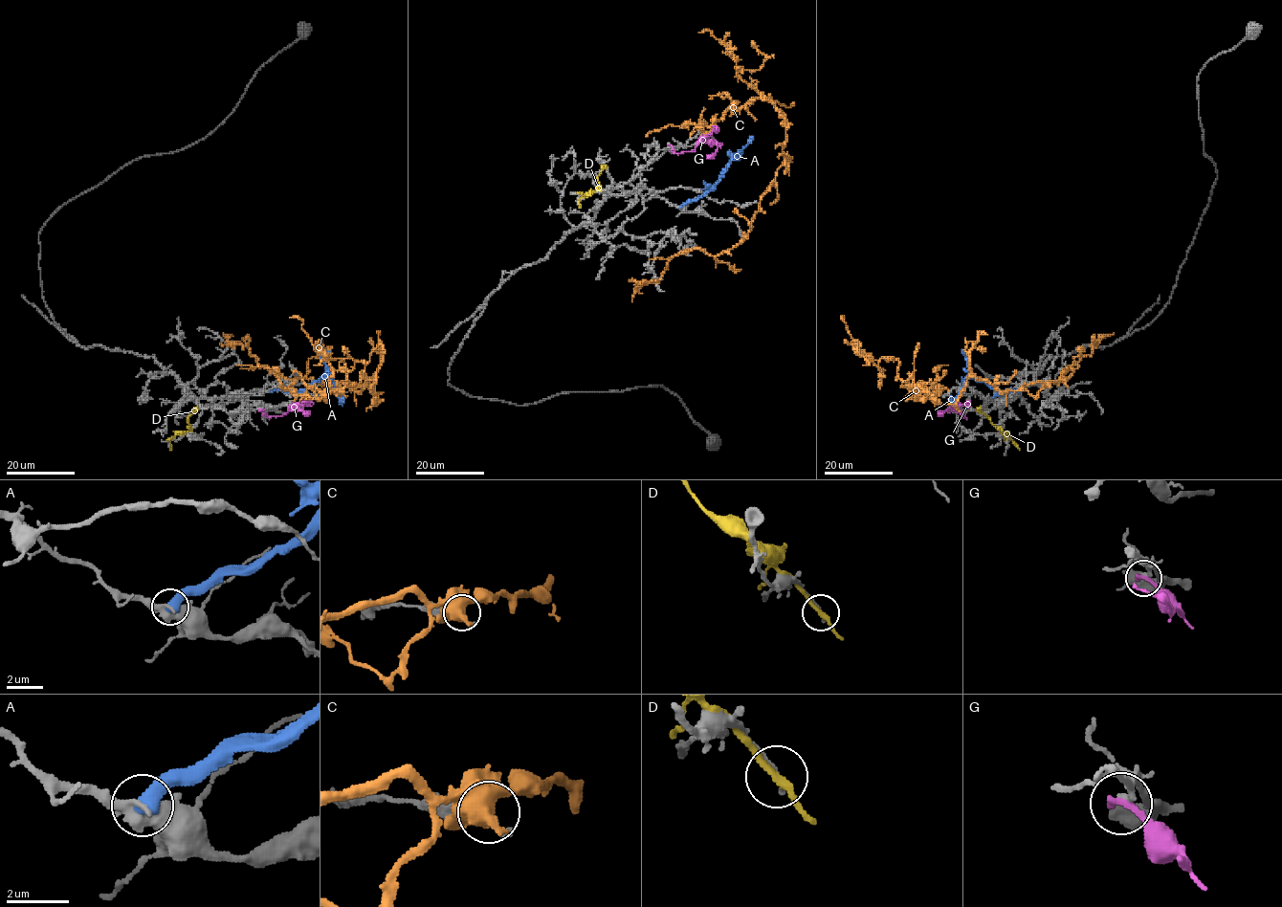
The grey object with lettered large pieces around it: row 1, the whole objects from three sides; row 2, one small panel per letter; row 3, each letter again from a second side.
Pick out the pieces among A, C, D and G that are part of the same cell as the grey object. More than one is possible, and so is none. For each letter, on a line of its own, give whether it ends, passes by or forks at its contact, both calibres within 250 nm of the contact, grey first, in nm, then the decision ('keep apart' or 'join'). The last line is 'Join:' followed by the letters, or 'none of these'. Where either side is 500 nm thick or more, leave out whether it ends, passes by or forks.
A: it ends | 240/460 nm | keep apart
C: it forks | 240/480 nm | join
D: it passes by | 130/220 nm | keep apart
G: it ends | 160/300 nm | keep apart
Join: C

